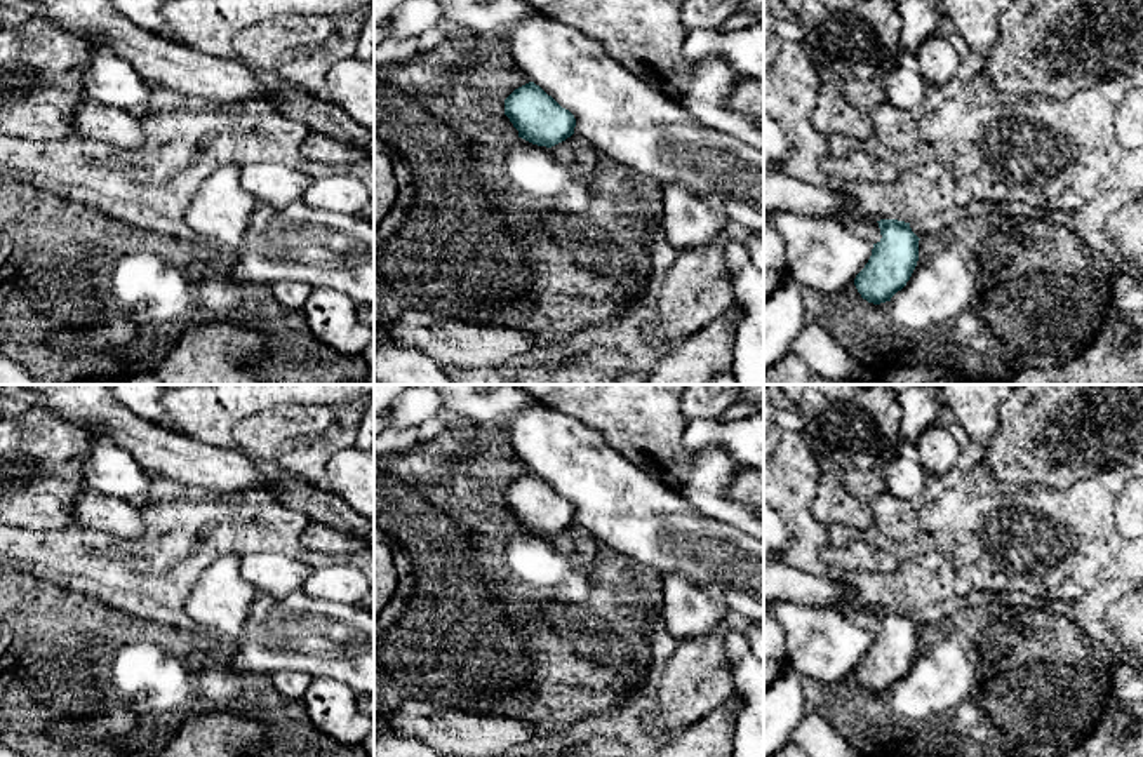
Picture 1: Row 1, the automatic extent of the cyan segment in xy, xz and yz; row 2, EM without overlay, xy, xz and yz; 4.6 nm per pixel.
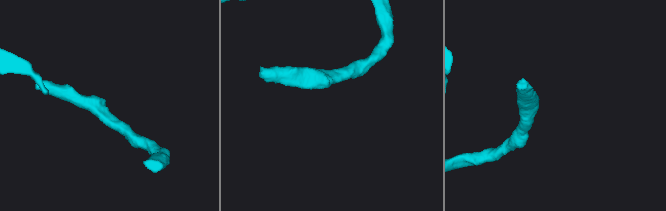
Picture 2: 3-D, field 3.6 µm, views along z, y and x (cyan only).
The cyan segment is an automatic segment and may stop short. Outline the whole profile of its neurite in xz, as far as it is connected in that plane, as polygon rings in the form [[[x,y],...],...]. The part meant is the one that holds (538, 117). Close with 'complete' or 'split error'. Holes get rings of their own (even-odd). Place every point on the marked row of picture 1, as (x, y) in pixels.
[[[529,82],[505,99],[505,115],[518,137],[551,148],[574,134],[576,118],[539,85]]] | complete

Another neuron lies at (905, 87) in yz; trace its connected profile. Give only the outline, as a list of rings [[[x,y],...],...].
[[[906,63],[891,70],[884,85],[887,103],[908,110],[913,115],[919,113],[929,90],[929,84],[913,63]]]

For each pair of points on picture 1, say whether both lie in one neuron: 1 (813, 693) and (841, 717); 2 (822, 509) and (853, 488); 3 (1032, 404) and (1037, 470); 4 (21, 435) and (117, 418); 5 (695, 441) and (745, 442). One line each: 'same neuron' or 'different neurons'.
1: same neuron
2: same neuron
3: same neuron
4: different neurons
5: same neuron

